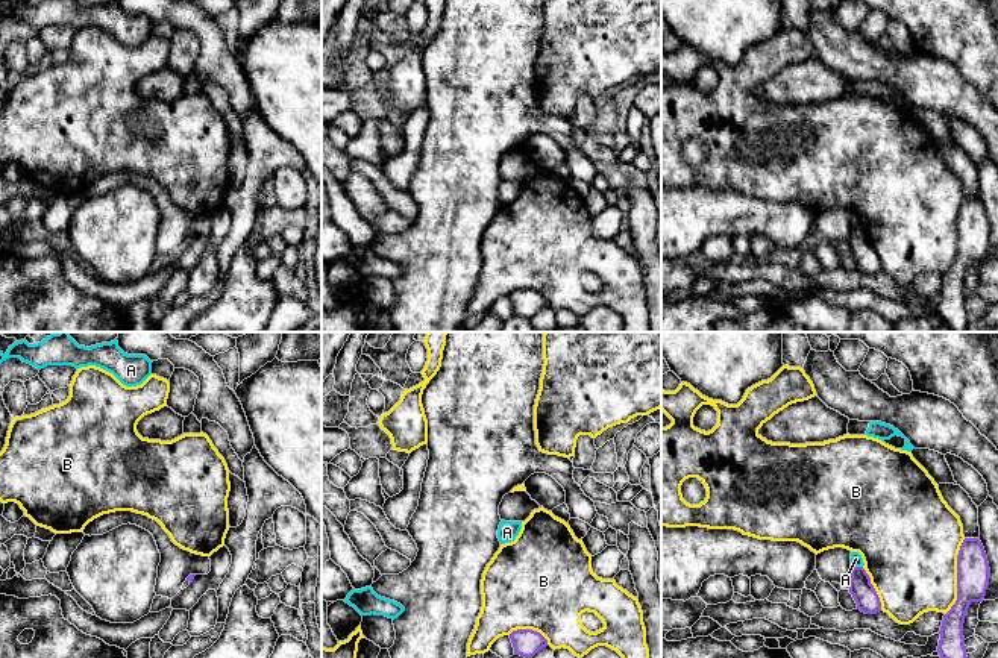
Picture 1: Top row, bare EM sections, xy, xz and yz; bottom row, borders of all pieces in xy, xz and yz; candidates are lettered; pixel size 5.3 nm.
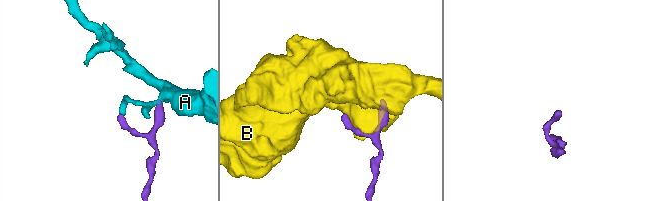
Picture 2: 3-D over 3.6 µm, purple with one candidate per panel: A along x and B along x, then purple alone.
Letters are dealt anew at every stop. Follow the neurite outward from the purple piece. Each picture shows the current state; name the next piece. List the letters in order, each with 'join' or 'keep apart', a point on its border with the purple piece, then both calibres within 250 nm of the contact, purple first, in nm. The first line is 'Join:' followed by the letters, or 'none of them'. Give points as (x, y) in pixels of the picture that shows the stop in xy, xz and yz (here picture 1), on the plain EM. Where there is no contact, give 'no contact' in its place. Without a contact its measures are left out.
Join: none of them
A: keep apart; contact yz (857, 228); calibres 120 and 60 nm
B: keep apart; contact yz (957, 237); calibres 180 and 480 nm

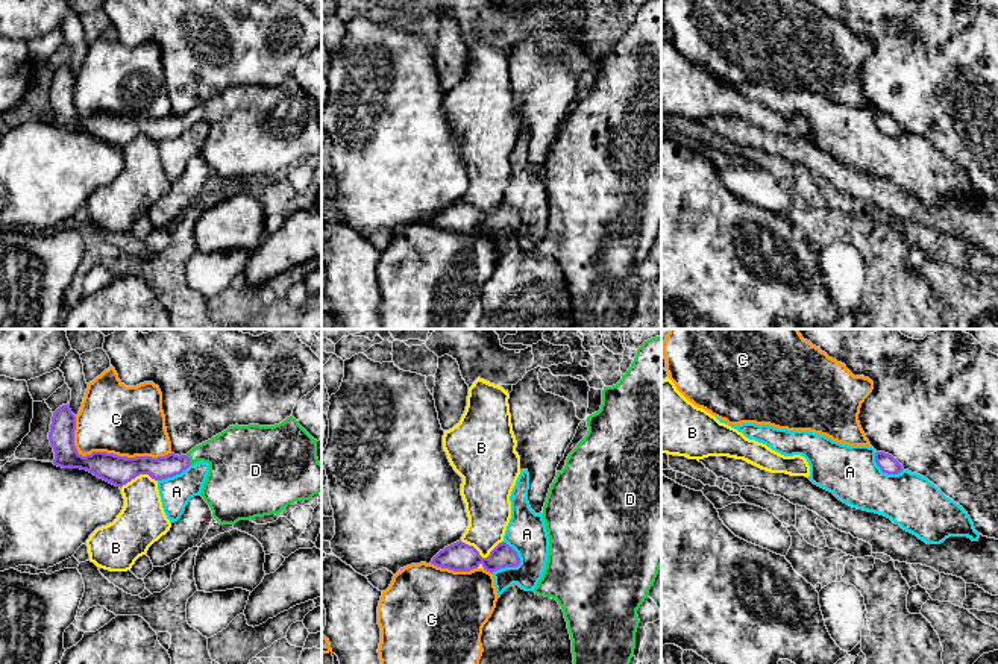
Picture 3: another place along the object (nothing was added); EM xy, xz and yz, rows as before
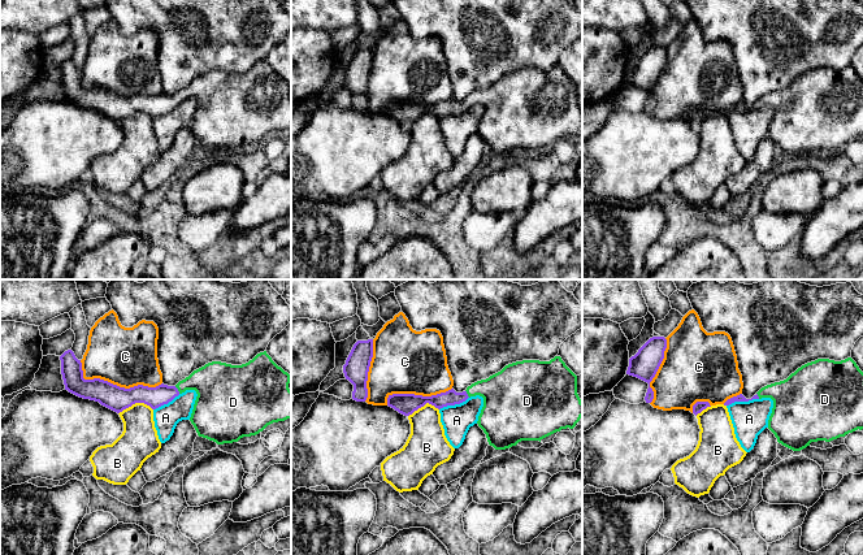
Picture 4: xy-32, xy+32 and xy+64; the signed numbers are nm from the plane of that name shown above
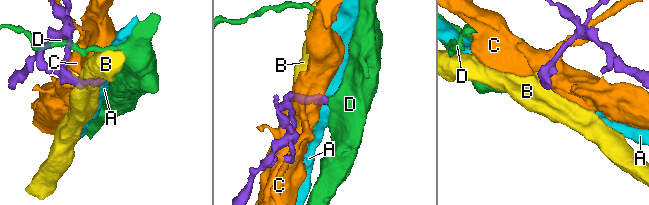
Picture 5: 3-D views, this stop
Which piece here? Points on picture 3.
Join: D
A: keep apart; contact xz (516, 226); calibres 120 and 220 nm
B: keep apart; contact xz (480, 216); calibres 160 and 240 nm
C: keep apart; contact xy (105, 112); calibres 160 and 360 nm
D: join; contact xy (188, 120); calibres 120 and 300 nm

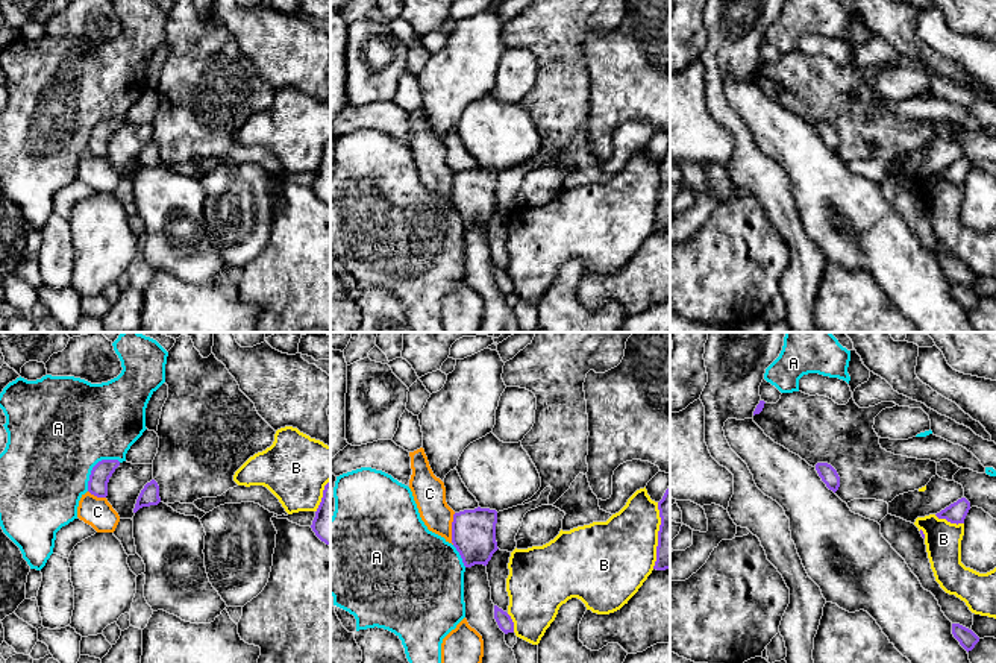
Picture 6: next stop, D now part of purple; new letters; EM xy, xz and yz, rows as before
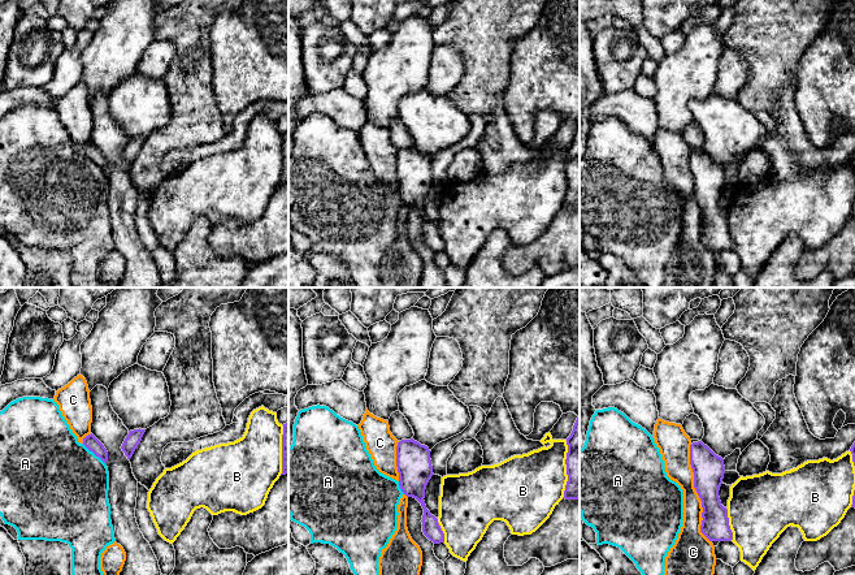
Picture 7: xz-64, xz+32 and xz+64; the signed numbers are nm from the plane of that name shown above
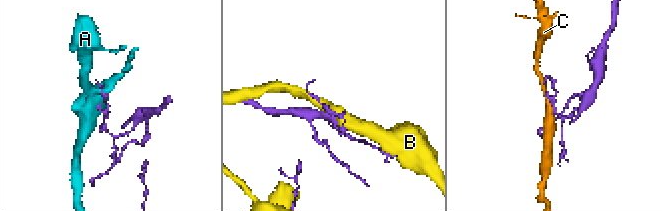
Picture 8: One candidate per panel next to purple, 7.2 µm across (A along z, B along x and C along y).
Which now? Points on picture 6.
Join: none of them
A: keep apart; contact xy (94, 126); calibres 110 and 500 nm
B: keep apart; contact yz (949, 181); calibres 110 and 190 nm
C: keep apart; contact xz (452, 188); calibres 240 and 180 nm

